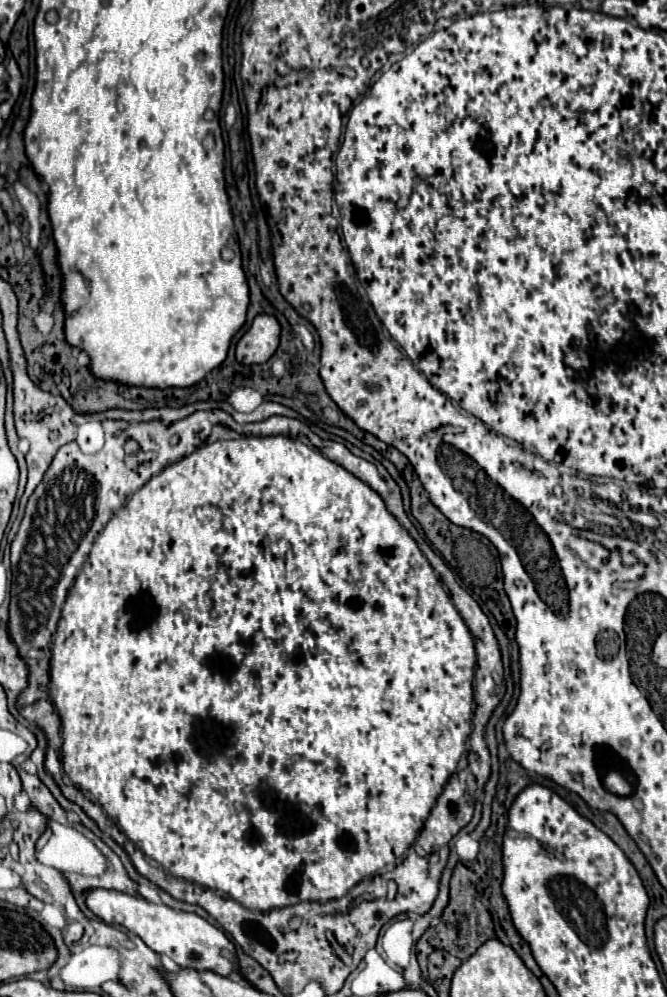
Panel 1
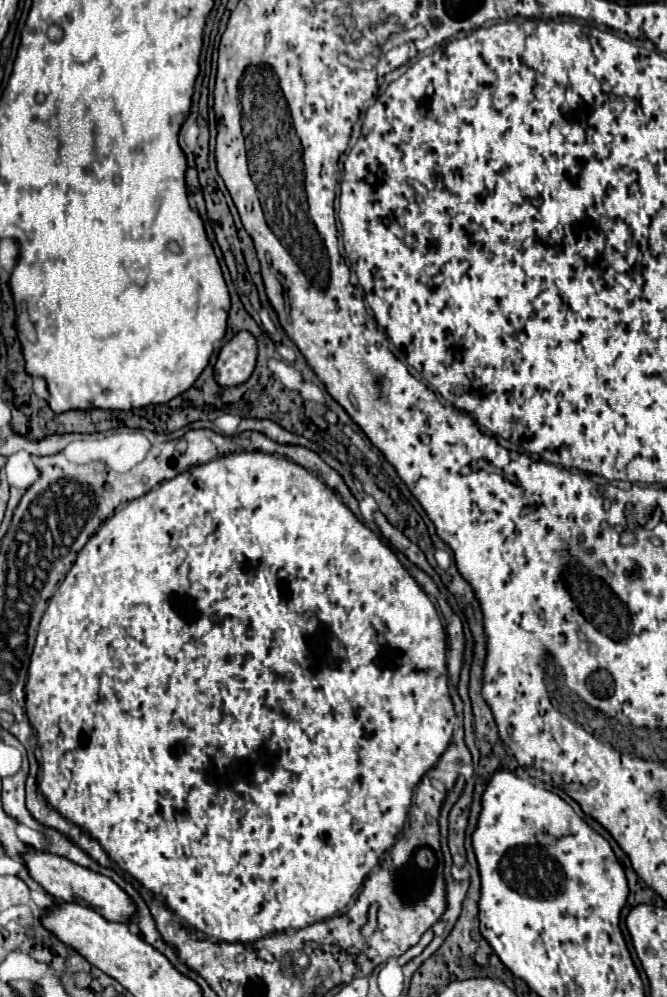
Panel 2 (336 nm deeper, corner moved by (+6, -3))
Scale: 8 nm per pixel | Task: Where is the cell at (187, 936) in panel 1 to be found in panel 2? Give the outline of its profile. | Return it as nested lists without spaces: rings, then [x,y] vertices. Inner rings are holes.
[[[28,848],[28,852],[24,852],[22,858],[26,862],[30,878],[36,880],[56,900],[76,902],[80,906],[88,906],[88,908],[96,910],[98,914],[102,914],[106,920],[114,920],[114,922],[118,922],[118,920],[124,922],[134,914],[134,902],[110,878],[106,878],[98,872],[92,872],[84,866],[78,866],[78,864],[70,862],[68,858],[62,858],[62,856],[56,856],[50,852],[42,852],[36,848]]]

